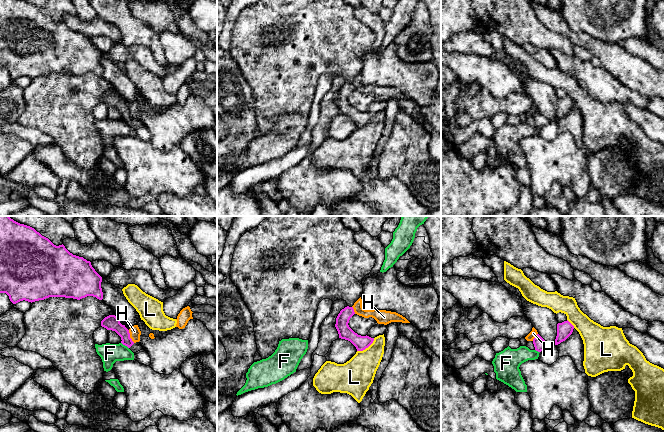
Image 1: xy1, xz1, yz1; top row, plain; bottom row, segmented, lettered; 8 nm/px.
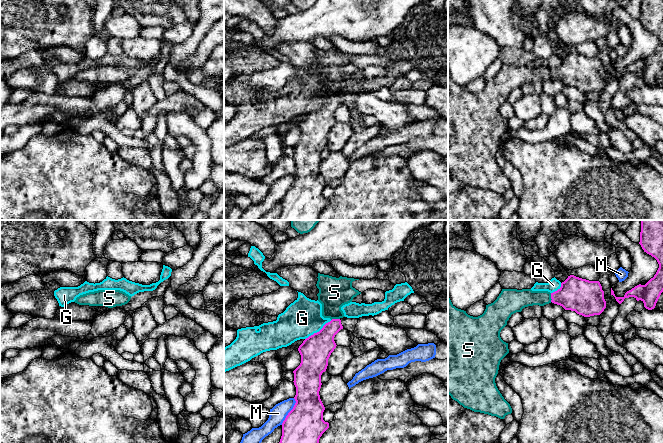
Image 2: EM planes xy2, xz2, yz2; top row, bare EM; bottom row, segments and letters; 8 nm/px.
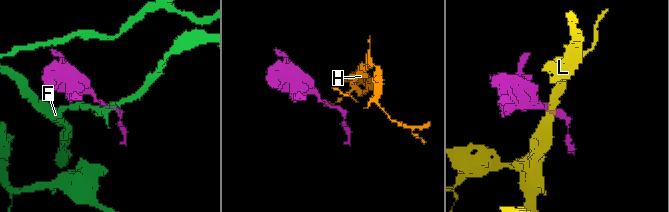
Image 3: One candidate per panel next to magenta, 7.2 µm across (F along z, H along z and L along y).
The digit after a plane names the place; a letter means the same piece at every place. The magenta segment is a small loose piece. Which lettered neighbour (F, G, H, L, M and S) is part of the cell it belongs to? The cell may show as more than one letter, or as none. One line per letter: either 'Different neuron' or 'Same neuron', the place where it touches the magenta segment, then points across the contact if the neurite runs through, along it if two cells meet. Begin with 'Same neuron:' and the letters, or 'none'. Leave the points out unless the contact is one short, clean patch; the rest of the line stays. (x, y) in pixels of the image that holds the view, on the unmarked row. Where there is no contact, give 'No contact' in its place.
Same neuron: S
F: Different neuron. Touches magenta at xy1 (125, 121). Boundary: xy1 (121, 118), (128, 124)
G: Different neuron. Touches magenta at xz2 (319, 107). Boundary: xz2 (331, 96), (305, 115)
H: Different neuron. Touches magenta at xy1 (129, 112). Boundary: xy1 (128, 106), (129, 113), (134, 118)
L: Different neuron. Touches magenta at xz1 (366, 123). Boundary: xz1 (374, 114), (367, 123), (357, 127)
M: Different neuron. Touches magenta at xz2 (290, 187). Boundary: xz2 (294, 174), (295, 180), (281, 200)
S: Same neuron. Touches magenta at xz2 (335, 95). Path across: xz2 (320, 121), (335, 101), (335, 95), (334, 68)

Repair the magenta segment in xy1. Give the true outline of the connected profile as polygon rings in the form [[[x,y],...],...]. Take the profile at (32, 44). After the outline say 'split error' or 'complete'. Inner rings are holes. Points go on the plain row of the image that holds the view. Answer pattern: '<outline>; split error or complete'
[[[0,0],[0,69],[6,69],[10,77],[35,78],[49,73],[65,73],[80,76],[87,72],[103,75],[102,53],[92,43],[91,38],[70,29],[65,22],[54,21],[34,4],[24,0]]]; complete

